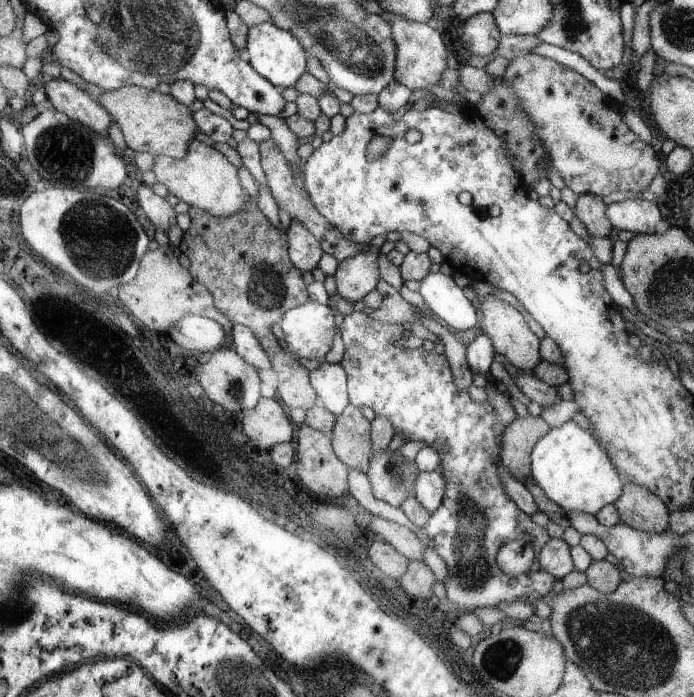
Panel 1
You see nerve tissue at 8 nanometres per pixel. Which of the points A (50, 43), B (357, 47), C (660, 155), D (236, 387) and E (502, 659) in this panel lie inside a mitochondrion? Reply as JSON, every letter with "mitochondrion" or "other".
{"A":"other","B":"mitochondrion","C":"other","D":"mitochondrion","E":"mitochondrion"}

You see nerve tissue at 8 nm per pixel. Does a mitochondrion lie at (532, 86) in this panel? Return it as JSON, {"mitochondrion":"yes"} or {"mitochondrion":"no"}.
{"mitochondrion":"no"}

